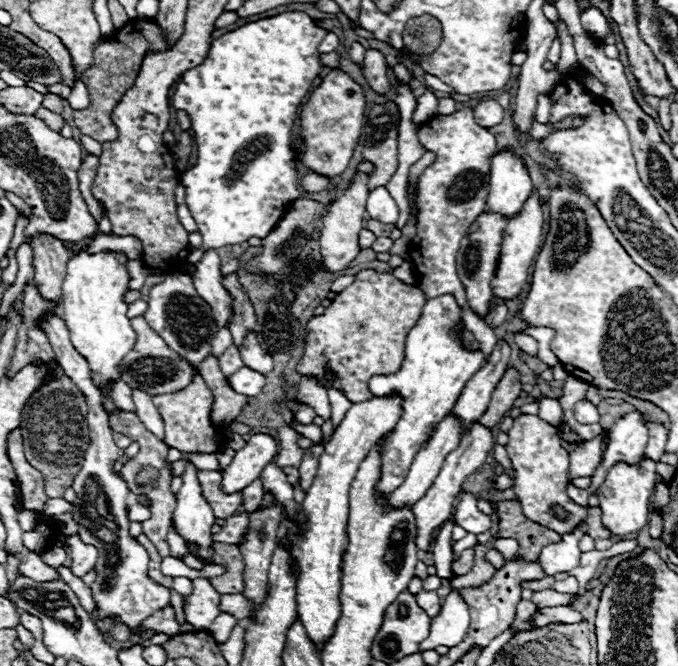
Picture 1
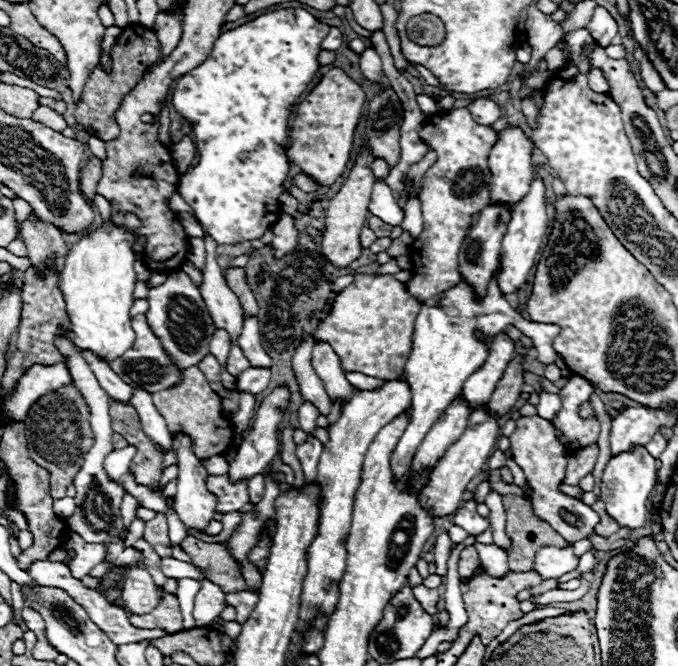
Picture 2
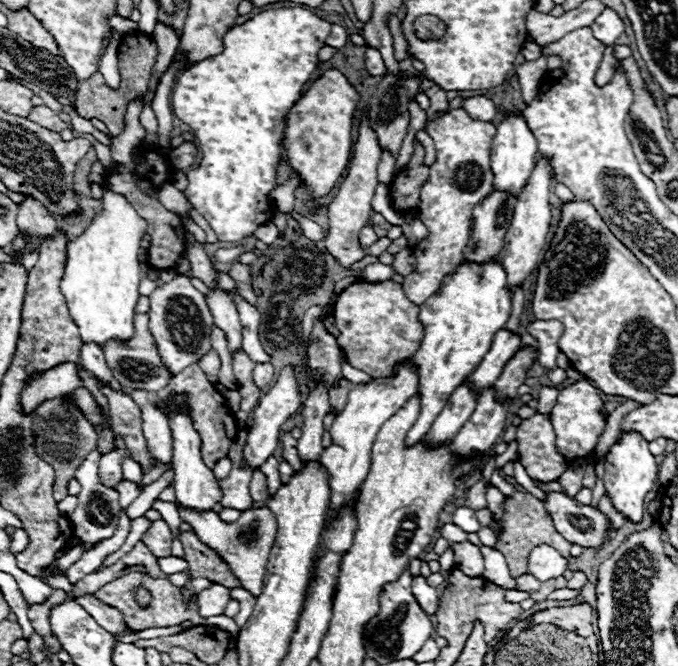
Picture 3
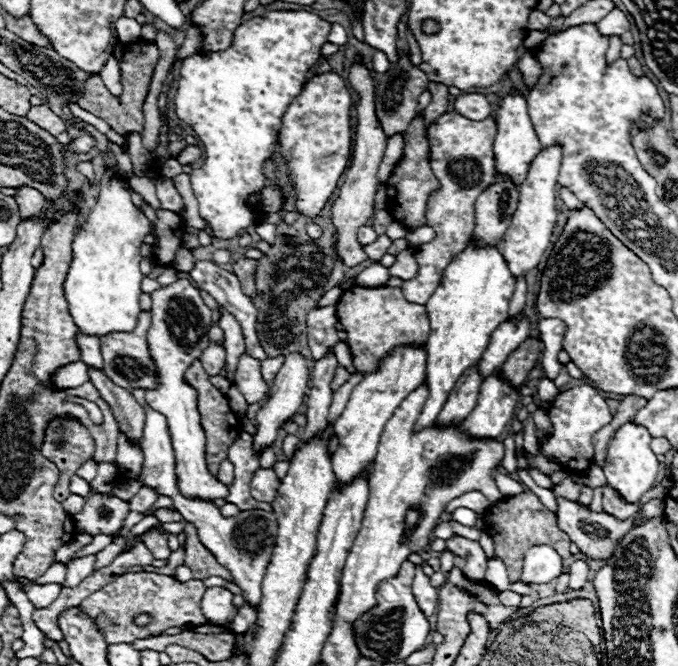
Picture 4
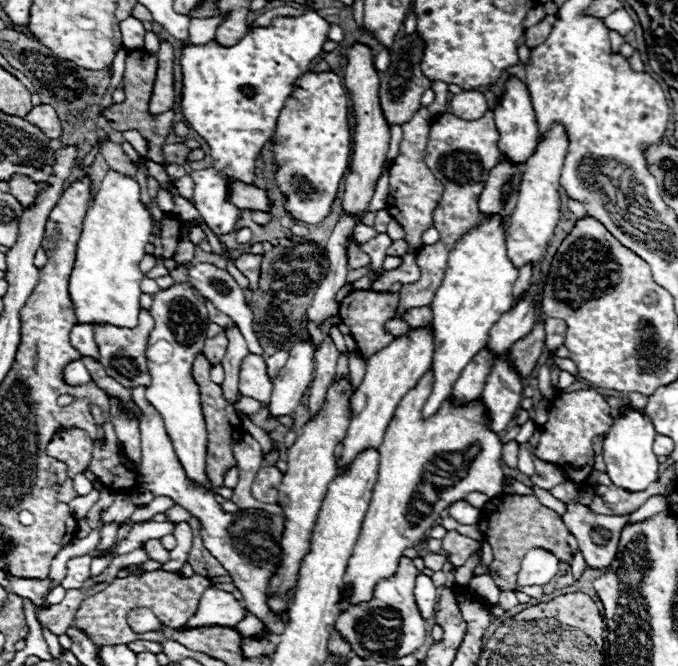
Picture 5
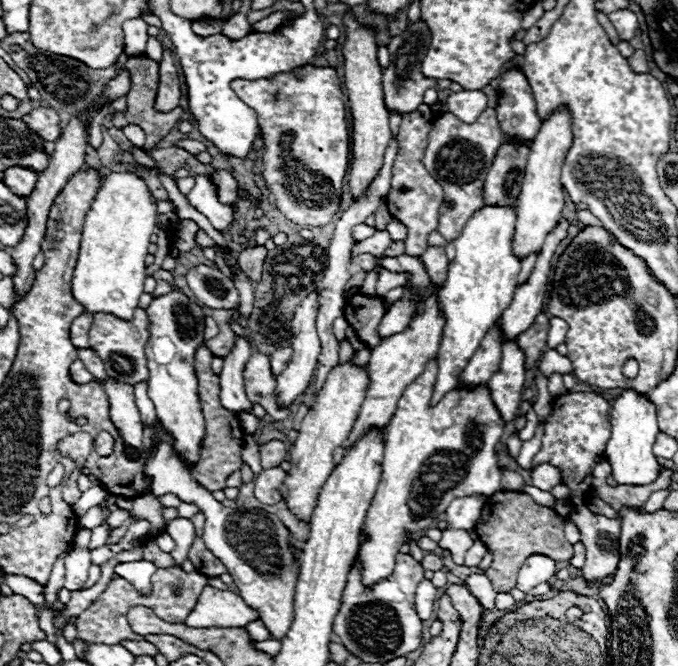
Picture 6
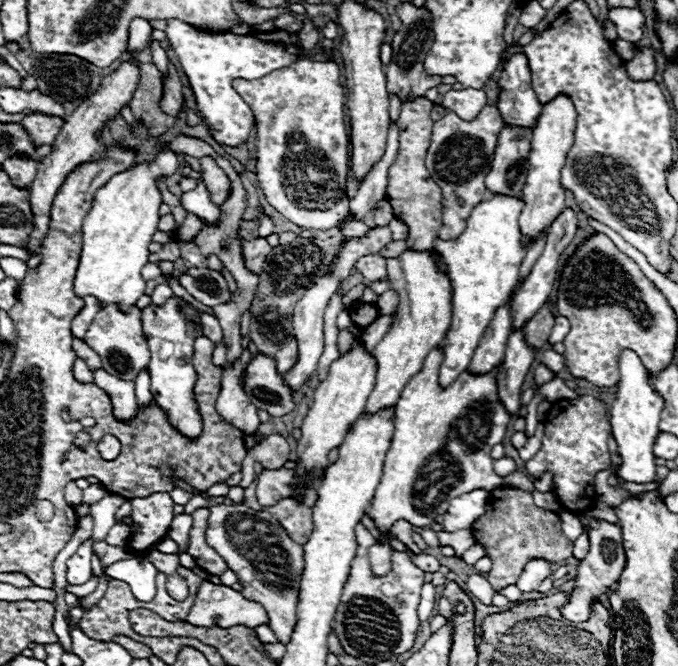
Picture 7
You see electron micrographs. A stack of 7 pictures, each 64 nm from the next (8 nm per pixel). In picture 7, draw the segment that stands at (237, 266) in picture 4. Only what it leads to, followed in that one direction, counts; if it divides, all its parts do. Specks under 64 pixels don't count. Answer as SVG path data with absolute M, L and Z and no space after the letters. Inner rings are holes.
M256 238L244 244L242 254L244 254L244 262L246 262L246 270L250 270L252 274L260 274L262 272L262 264L268 256L272 248L268 246L268 242L264 238Z

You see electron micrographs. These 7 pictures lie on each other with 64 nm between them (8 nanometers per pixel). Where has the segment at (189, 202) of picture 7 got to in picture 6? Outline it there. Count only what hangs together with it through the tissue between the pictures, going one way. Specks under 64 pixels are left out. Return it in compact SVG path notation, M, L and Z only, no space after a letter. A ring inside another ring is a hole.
M198 174L198 176L194 176L194 180L196 180L196 186L192 188L192 192L186 198L190 200L190 204L194 208L198 208L198 212L202 212L210 220L210 224L218 232L224 232L230 226L230 222L234 220L232 206L222 204L218 200L218 190L208 174Z

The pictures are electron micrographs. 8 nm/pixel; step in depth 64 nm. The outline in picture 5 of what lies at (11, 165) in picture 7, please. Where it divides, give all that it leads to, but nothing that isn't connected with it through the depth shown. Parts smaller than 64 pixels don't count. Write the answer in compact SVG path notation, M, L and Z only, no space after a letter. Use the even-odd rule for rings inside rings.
M14 176L10 180L10 194L14 194L14 198L18 198L18 202L22 202L22 206L32 206L34 204L34 196L38 196L38 184L34 184L32 180L28 180L26 176Z

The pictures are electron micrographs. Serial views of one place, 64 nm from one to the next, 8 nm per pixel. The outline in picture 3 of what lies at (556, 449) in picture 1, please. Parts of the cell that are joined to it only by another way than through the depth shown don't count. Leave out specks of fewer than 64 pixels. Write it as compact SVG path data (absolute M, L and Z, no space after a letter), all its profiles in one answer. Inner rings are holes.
M534 414L522 420L516 430L516 442L518 460L536 486L540 486L540 482L556 482L566 470L566 458L558 454L554 428L548 416ZM548 492L544 504L556 530L568 542L584 548L600 548L602 538L608 534L608 520L602 512L584 506L562 492Z

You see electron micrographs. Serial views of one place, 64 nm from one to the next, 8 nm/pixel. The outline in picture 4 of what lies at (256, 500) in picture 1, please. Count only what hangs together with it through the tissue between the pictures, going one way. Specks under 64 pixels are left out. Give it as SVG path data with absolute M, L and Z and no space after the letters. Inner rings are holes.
M258 468L252 482L250 482L250 494L258 502L272 502L278 486L280 486L280 480L276 478L274 470Z

